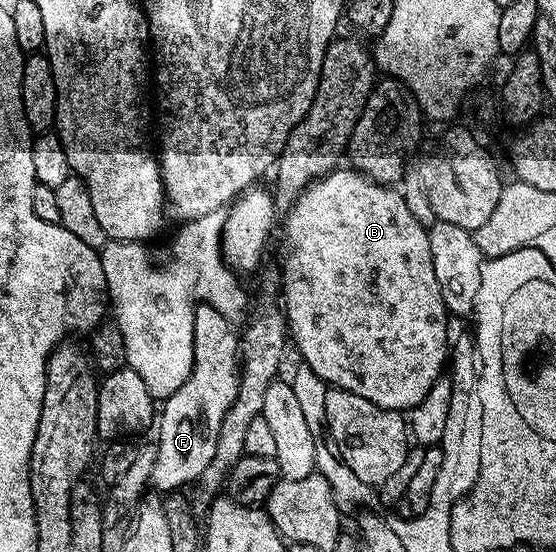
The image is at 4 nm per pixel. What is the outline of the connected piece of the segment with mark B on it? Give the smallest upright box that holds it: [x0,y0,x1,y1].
[282,169,450,413]

